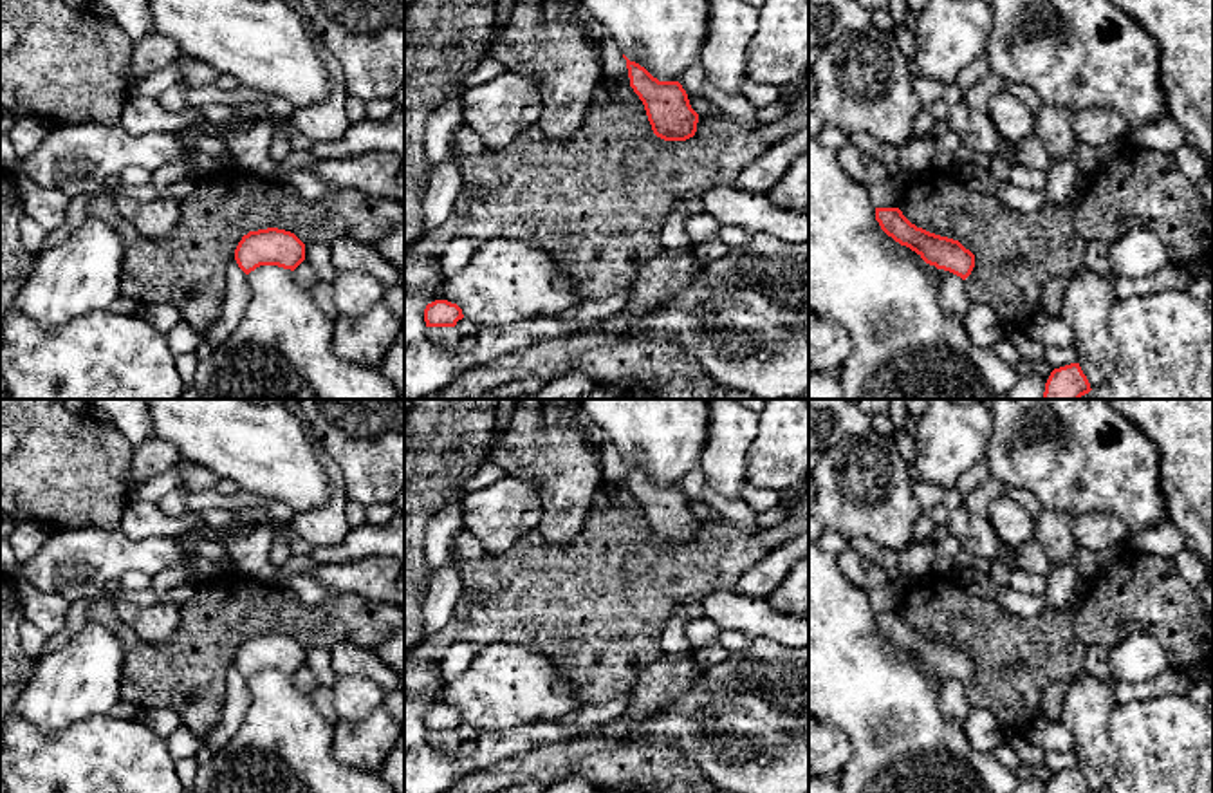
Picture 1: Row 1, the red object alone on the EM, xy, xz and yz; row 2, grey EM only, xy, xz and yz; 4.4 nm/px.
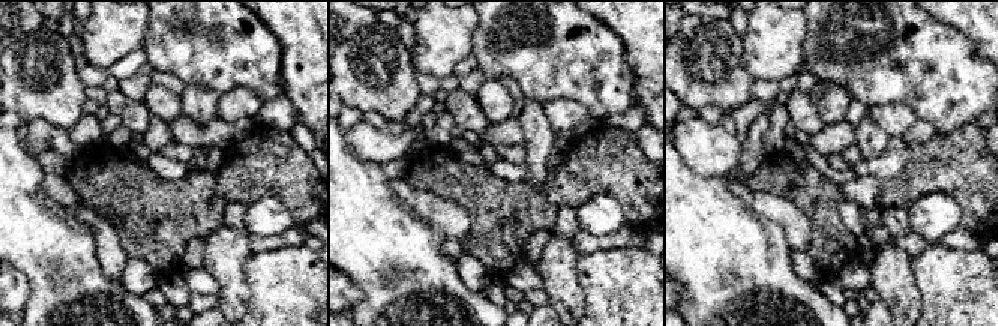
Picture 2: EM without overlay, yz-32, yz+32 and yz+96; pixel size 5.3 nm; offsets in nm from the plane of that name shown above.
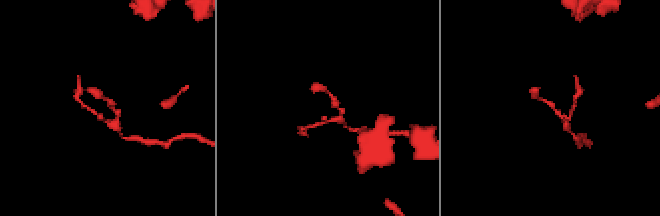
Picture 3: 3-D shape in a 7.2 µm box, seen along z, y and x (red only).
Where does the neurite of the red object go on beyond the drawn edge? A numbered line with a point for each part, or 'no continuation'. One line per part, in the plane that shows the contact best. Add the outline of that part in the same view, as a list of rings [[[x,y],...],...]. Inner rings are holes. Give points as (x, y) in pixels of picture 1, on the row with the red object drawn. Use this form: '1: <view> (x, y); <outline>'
no continuation

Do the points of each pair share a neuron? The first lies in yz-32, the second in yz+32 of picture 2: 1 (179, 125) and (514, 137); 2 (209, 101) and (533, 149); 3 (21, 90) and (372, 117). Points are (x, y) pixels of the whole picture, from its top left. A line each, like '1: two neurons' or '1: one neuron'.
1: one neuron
2: one neuron
3: two neurons

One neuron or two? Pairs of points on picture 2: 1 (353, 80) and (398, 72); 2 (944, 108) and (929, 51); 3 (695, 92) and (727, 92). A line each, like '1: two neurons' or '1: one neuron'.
1: one neuron
2: one neuron
3: one neuron

